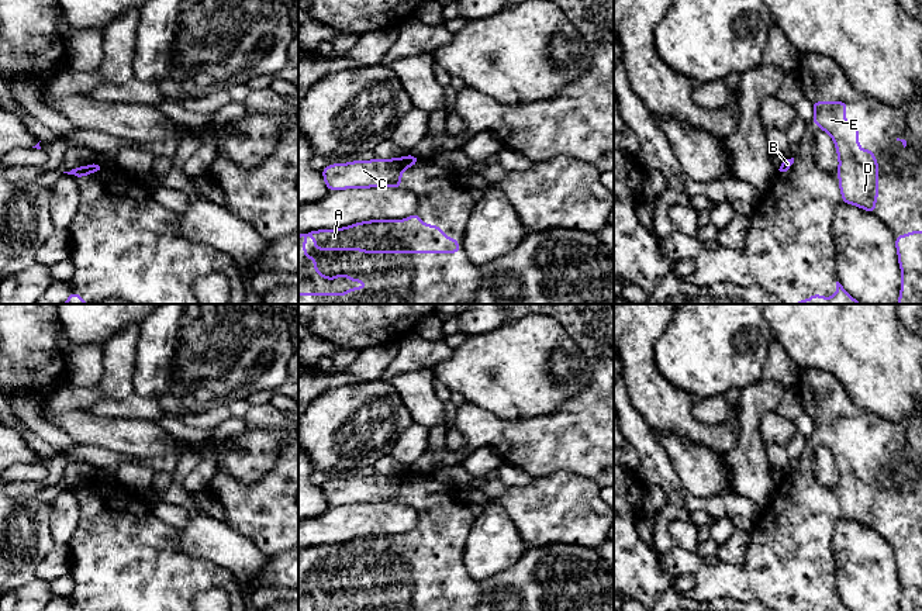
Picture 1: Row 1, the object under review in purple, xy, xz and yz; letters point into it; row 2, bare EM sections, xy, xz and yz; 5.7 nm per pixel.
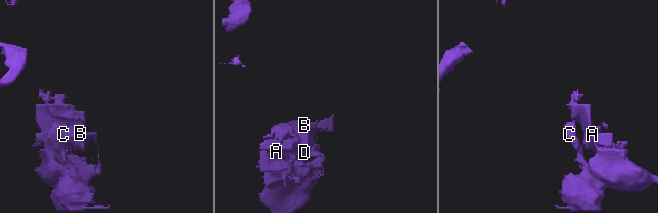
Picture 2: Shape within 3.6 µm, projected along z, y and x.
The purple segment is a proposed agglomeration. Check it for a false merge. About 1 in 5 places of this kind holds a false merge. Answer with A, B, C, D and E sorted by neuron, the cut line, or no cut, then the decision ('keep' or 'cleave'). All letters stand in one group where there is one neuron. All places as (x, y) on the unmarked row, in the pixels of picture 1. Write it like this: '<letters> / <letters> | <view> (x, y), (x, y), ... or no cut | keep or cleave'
A B C D E | no cut | keep

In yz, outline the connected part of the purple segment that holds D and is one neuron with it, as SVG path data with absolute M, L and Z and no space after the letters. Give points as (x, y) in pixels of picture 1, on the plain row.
M811 417L812 438L828 448L835 459L842 518L876 529L878 514L878 477L876 469L859 462L859 441L845 435L846 417Z

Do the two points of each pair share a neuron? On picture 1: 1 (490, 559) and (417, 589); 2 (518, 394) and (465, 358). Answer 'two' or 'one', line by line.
1: two
2: one

